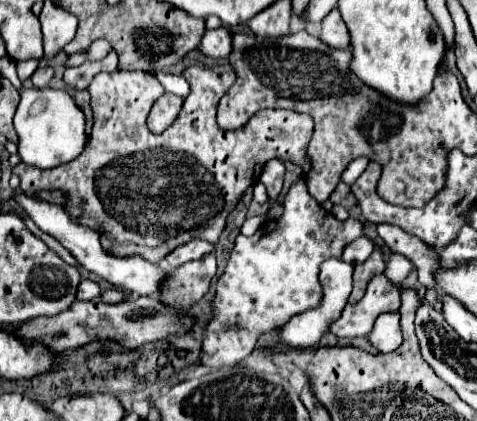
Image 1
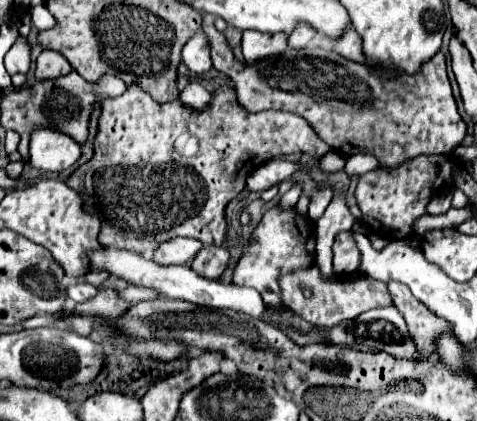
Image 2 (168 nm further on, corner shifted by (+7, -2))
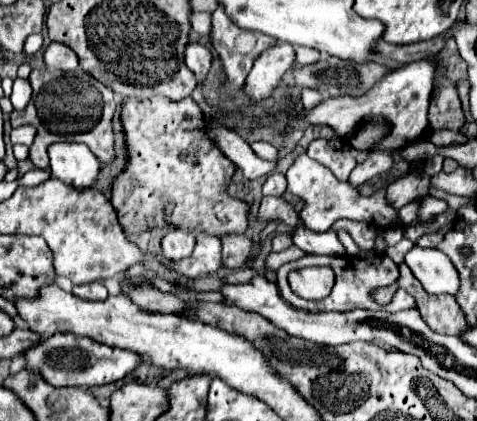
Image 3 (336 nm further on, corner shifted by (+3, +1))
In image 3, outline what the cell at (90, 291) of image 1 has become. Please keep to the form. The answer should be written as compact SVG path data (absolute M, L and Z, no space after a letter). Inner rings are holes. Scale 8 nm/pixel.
M94 281L94 283L88 283L88 285L76 285L72 289L72 293L80 299L90 299L90 301L102 301L102 299L108 297L108 291L100 281Z

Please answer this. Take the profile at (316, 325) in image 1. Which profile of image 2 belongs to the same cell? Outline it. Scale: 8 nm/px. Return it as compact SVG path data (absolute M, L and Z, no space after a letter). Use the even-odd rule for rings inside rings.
M338 192L334 194L330 206L326 208L324 216L316 220L316 266L322 274L322 278L336 278L336 272L332 268L332 244L334 244L334 236L340 230L352 228L354 224L354 216L350 214L348 206L346 206L346 194Z

